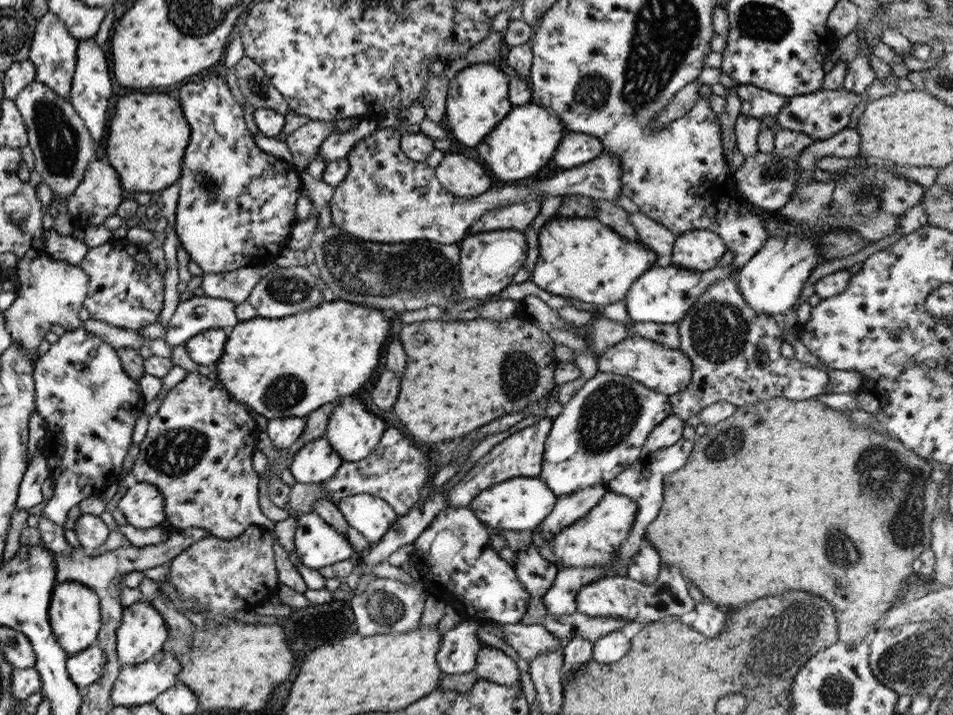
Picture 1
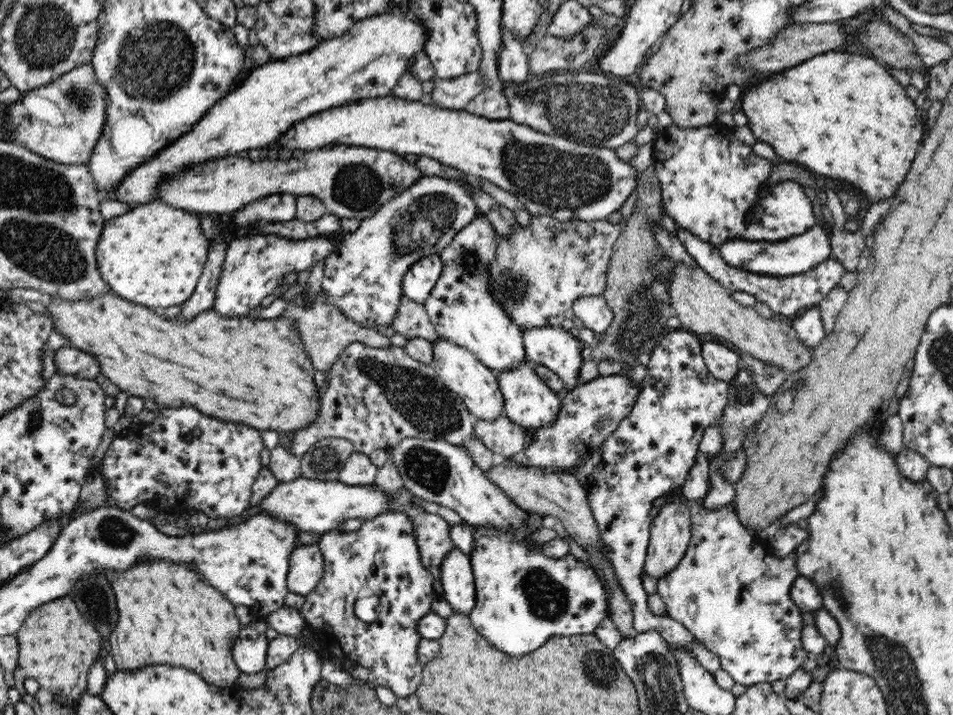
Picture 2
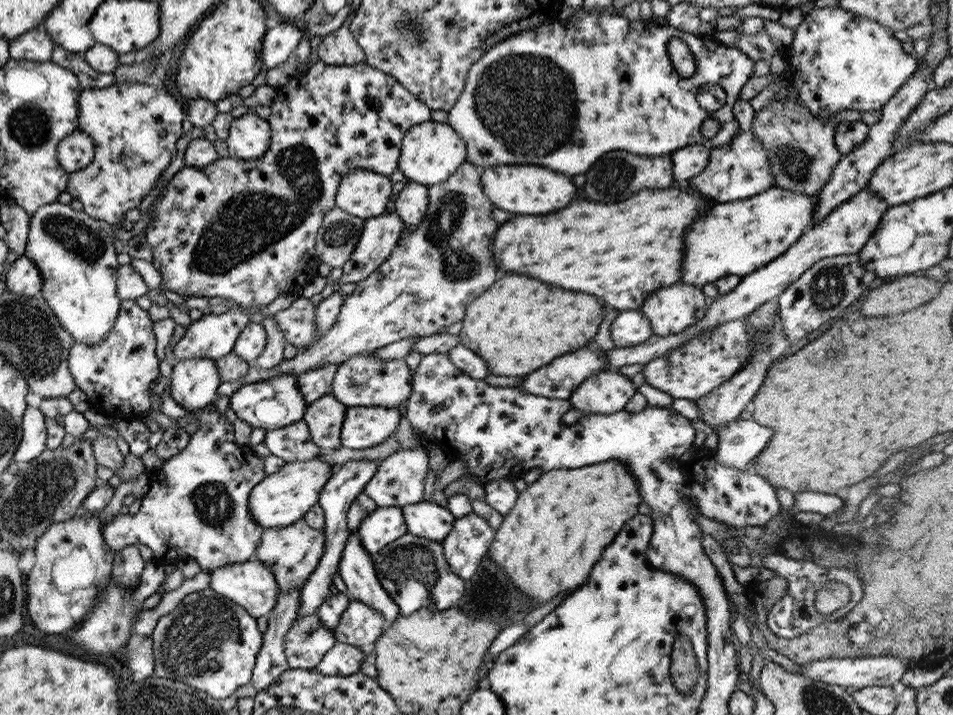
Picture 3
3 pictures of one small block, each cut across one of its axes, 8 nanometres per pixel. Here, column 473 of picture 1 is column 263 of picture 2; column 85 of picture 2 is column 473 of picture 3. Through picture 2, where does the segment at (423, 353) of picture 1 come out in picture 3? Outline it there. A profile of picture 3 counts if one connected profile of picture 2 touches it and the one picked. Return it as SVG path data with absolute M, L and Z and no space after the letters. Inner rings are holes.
M503 274L483 294L469 301L463 312L458 336L461 345L485 360L490 374L523 377L545 366L553 358L588 344L597 333L601 320L603 320L603 306L591 294L561 290L553 284L545 284L539 282L537 278L527 278L523 274Z

